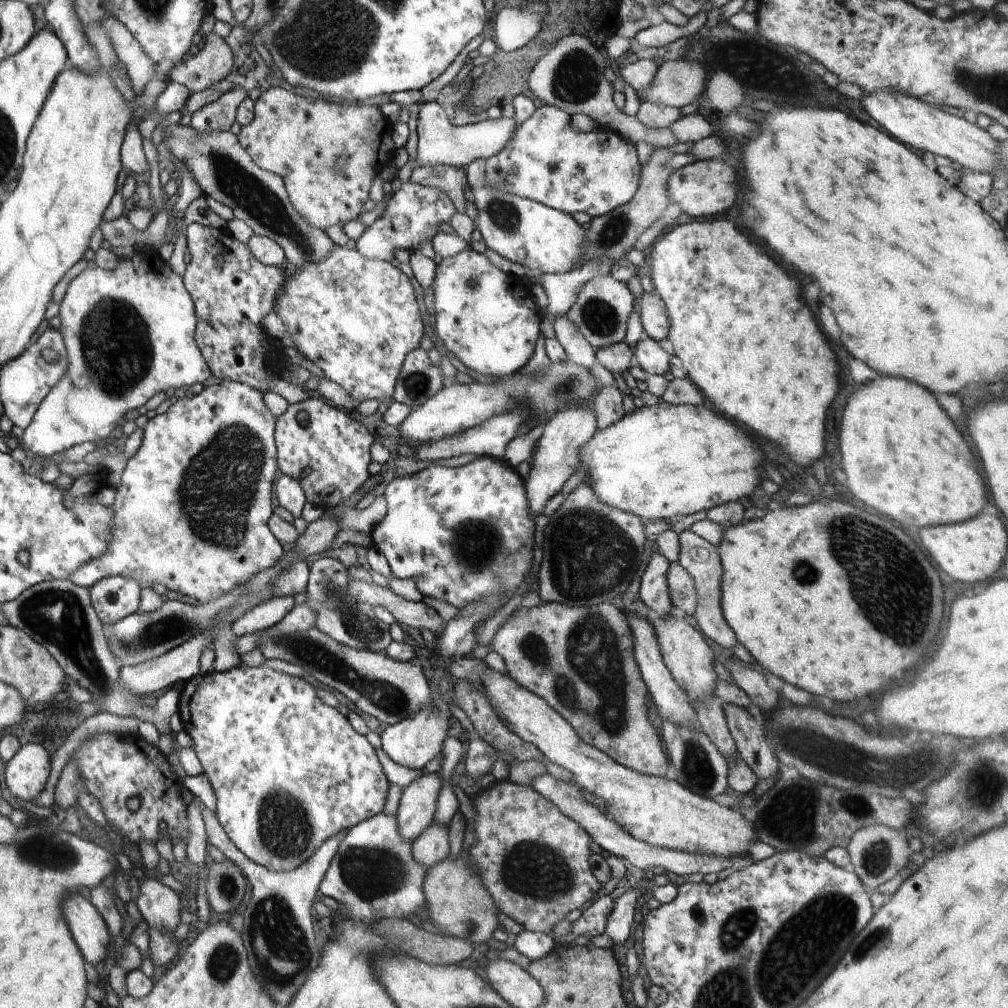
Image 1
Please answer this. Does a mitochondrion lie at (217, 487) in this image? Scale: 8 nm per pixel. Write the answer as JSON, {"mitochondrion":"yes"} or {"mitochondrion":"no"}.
{"mitochondrion":"yes"}

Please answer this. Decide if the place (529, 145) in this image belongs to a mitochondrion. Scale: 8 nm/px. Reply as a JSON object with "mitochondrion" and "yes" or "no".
{"mitochondrion":"no"}

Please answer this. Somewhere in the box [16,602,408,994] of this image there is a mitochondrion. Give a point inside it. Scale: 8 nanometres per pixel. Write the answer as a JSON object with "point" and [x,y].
{"point":[285,828]}

